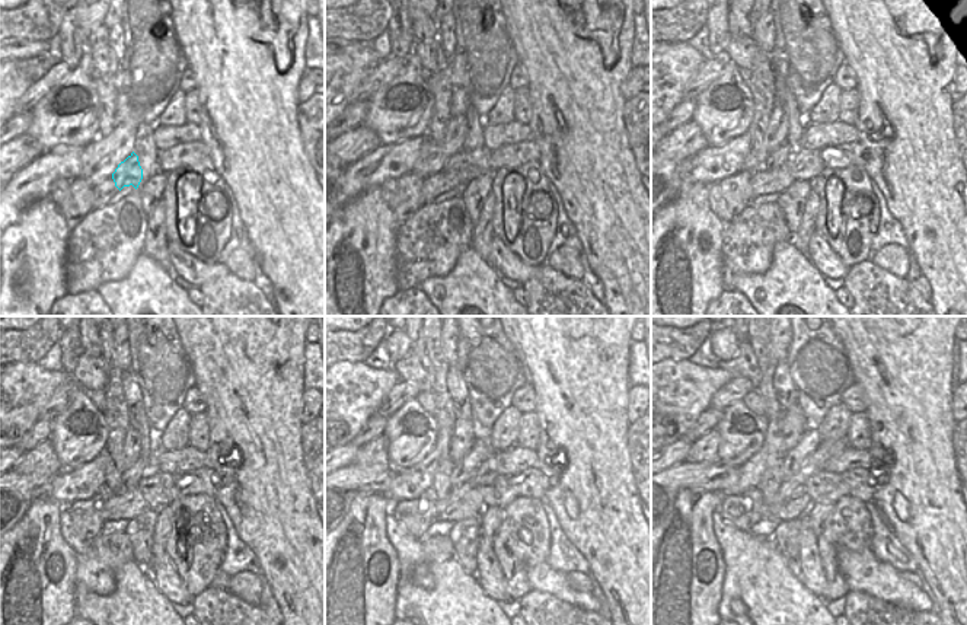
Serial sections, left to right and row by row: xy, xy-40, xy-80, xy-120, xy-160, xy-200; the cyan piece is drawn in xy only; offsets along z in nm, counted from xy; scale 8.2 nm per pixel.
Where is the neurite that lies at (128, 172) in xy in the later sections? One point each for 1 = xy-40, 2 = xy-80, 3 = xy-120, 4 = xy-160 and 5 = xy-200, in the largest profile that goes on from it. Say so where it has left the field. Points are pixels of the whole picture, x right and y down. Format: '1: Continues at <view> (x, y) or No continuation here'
1: Continues at xy-40 (468, 171)
2: Continues at xy-80 (781, 156)
3: Continues at xy-120 (131, 477)
4: Continues at xy-160 (465, 469)
5: Continues at xy-200 (810, 440)

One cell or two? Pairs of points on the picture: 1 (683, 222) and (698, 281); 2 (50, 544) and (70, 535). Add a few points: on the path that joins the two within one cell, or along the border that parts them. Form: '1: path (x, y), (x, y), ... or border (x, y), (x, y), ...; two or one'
1: path (683, 236), (683, 246), (692, 267); one
2: border (63, 507), (58, 515), (60, 533), (77, 557); two

